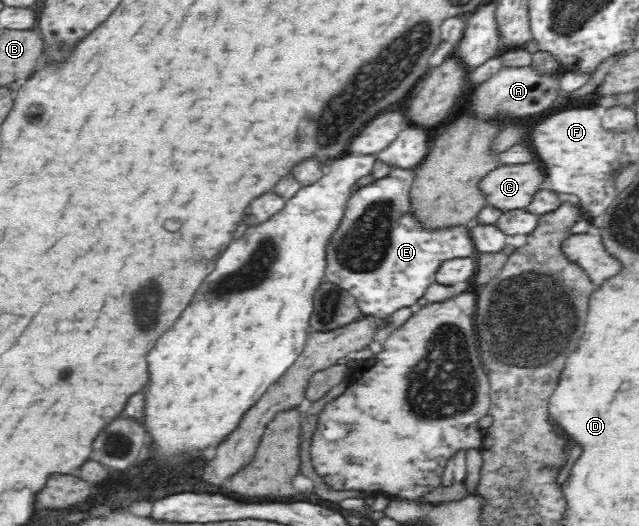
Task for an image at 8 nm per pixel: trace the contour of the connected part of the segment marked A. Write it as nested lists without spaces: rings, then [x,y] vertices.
[[[503,66],[494,74],[494,77],[482,83],[476,93],[474,93],[474,110],[478,113],[495,114],[502,111],[506,115],[516,115],[516,117],[524,117],[524,115],[534,115],[540,113],[548,107],[552,107],[552,103],[563,97],[560,89],[560,74],[540,73],[536,67],[527,66]]]

